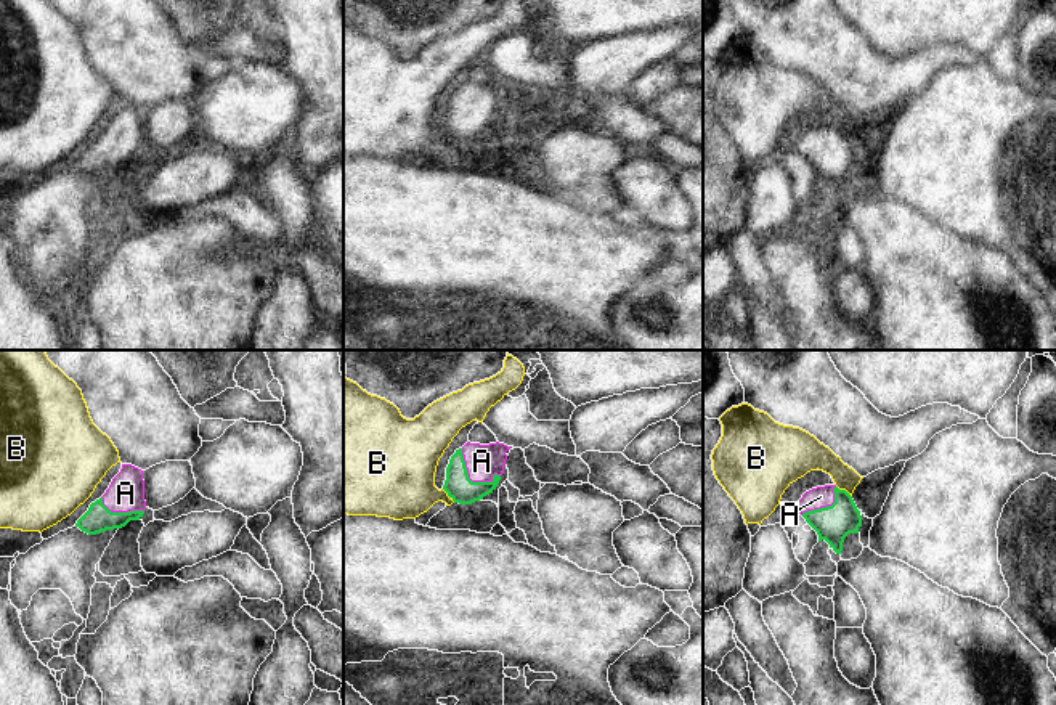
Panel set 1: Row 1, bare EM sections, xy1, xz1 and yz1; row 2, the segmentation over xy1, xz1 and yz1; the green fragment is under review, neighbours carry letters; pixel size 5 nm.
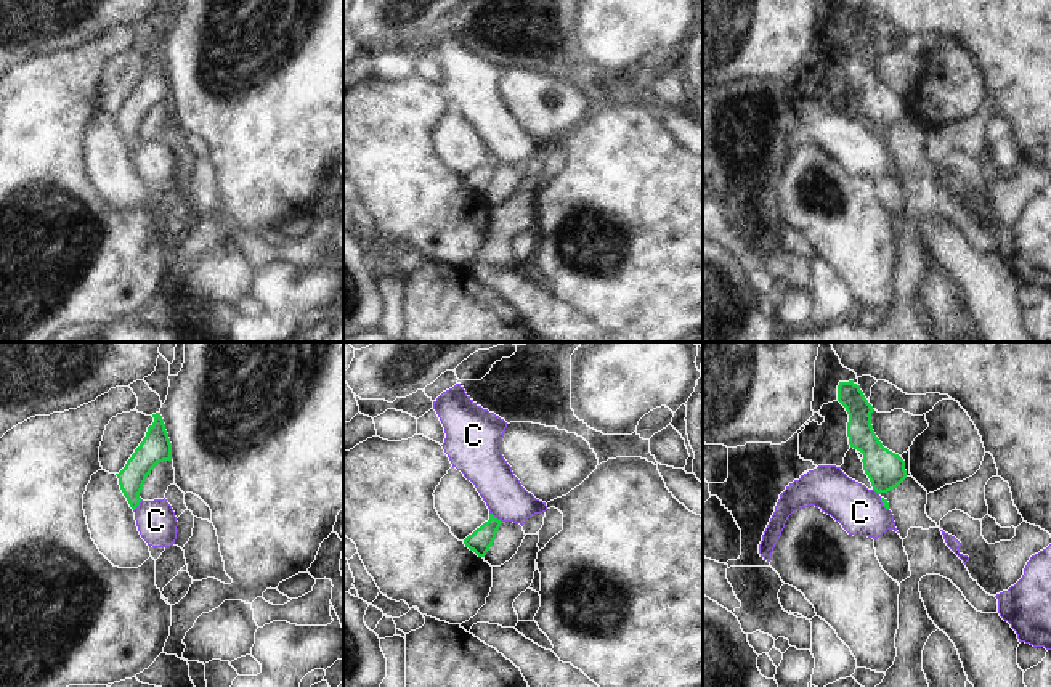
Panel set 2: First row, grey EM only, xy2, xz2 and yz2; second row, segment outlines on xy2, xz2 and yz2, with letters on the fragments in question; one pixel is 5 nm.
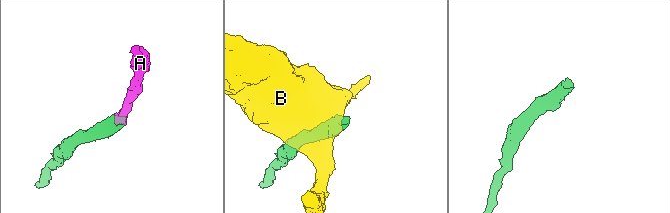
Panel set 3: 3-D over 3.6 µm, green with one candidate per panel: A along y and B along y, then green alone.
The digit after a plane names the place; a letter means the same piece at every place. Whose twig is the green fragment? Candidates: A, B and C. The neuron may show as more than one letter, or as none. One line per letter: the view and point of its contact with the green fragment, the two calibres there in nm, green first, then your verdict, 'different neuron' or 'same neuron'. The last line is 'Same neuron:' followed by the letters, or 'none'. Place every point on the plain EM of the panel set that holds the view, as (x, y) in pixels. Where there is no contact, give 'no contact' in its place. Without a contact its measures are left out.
A: xz1 (469, 119) | 140/170 nm | same neuron
B: xz1 (448, 135) | 140/360 nm | different neuron
C: xy2 (138, 145) | 140/200 nm | different neuron
Same neuron: A

